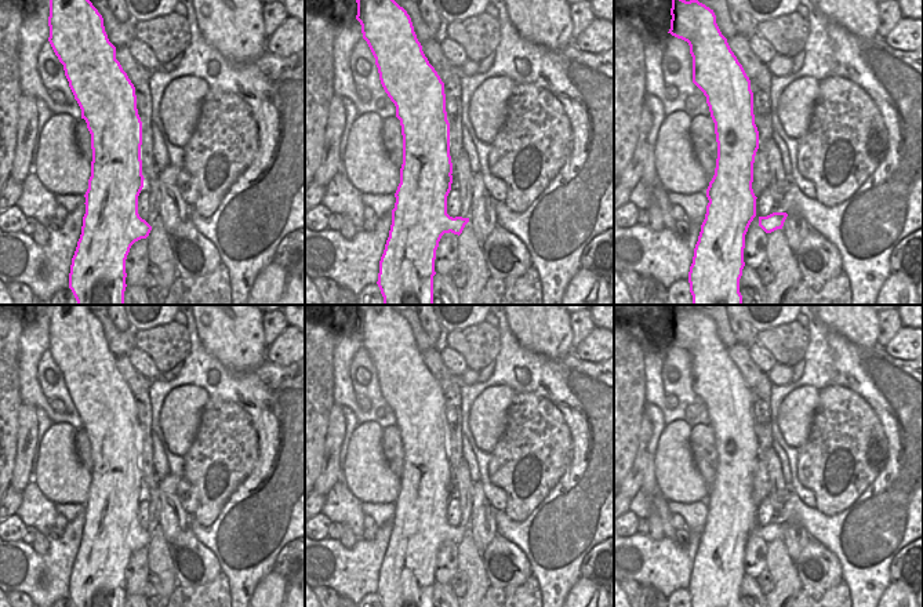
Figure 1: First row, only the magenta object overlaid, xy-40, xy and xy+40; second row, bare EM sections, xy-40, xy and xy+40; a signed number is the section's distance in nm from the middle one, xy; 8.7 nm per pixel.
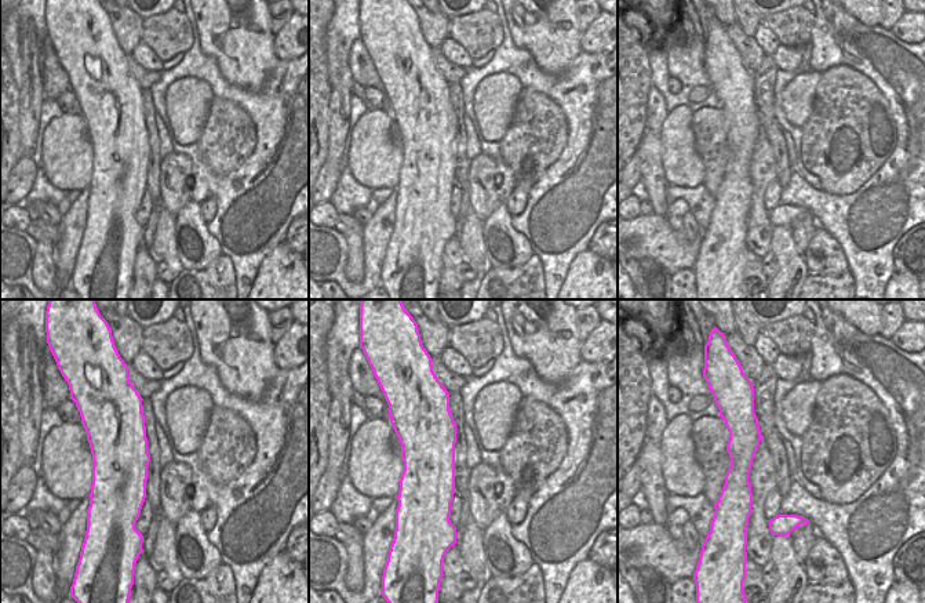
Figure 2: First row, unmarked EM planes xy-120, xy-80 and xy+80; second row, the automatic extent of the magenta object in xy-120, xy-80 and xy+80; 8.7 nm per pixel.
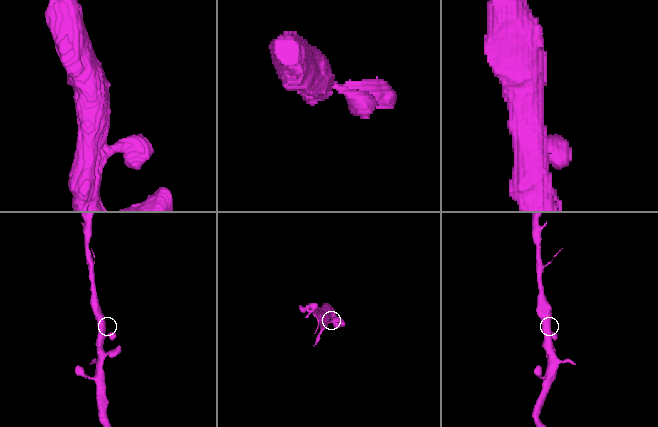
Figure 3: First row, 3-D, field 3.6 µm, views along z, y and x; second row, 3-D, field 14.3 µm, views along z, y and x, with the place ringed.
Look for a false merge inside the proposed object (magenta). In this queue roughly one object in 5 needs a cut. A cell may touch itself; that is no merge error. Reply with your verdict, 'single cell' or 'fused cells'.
single cell

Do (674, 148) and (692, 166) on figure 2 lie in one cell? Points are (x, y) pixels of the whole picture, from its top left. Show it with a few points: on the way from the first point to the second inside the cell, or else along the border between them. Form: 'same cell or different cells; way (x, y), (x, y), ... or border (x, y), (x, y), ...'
same cell; way (678, 152), (688, 162)

